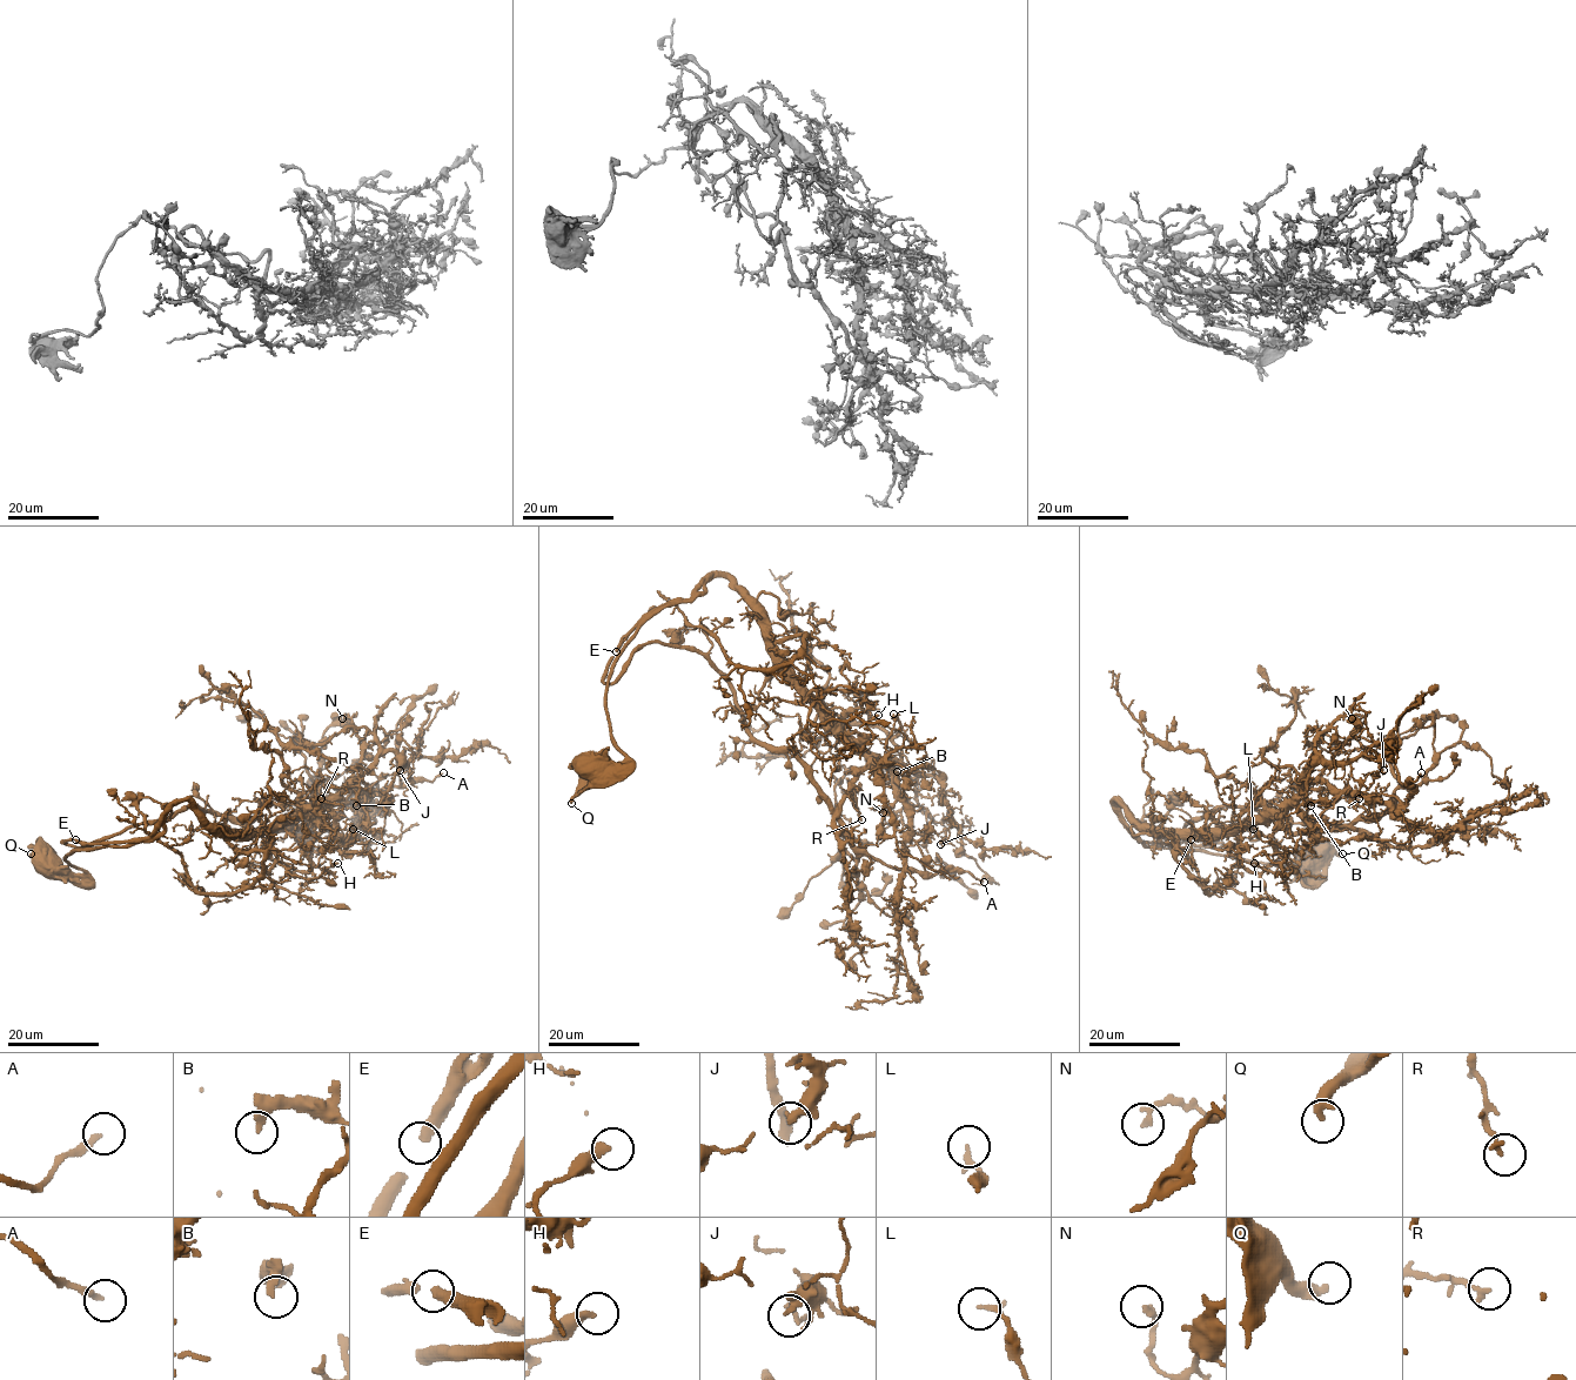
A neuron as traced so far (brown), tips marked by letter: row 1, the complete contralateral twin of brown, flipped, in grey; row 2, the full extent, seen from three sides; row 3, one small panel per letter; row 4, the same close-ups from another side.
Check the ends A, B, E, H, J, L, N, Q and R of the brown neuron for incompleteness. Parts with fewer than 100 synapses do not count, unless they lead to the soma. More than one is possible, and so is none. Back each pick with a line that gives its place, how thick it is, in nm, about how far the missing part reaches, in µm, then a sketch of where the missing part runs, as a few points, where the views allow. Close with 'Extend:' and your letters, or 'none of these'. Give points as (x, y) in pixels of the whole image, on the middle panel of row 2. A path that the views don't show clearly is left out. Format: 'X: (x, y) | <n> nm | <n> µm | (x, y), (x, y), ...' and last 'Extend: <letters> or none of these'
Extend: none of these

